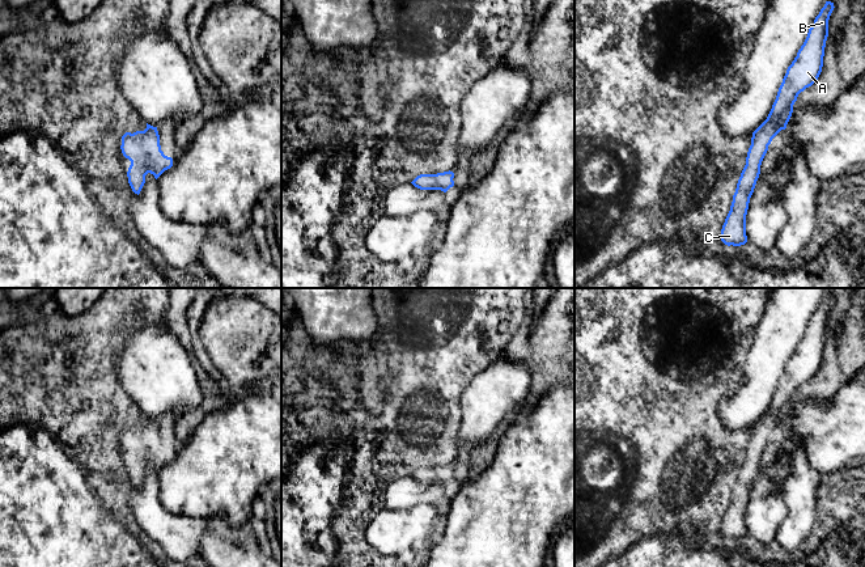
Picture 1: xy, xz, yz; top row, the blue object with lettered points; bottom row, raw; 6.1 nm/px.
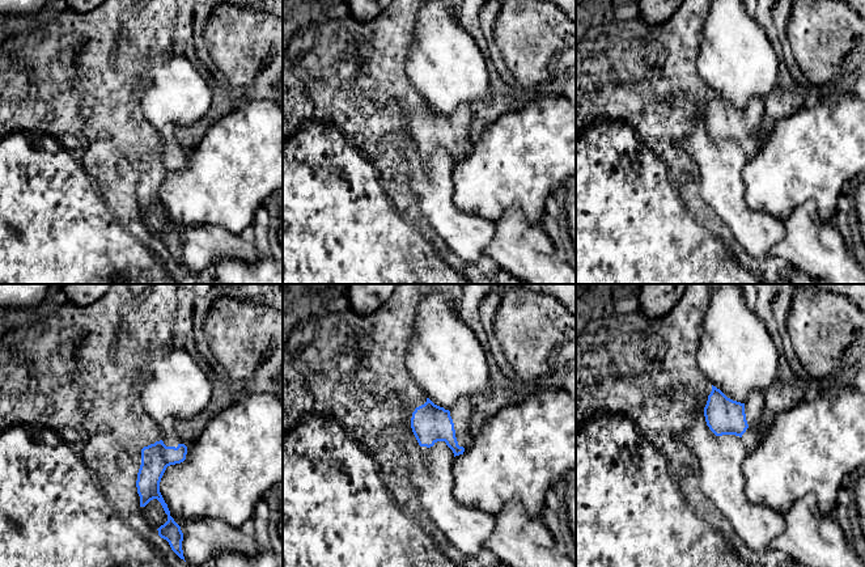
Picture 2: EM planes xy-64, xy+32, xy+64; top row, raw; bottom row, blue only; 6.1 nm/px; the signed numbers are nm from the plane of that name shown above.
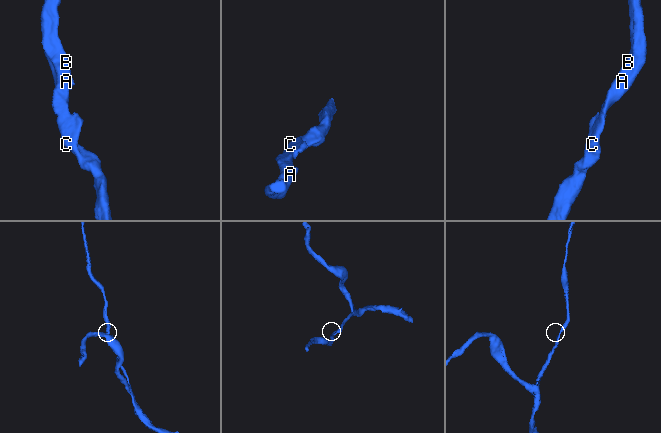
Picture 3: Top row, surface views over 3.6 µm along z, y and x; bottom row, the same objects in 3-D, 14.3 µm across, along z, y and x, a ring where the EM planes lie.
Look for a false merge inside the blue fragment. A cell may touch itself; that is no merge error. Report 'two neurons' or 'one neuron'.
one neuron

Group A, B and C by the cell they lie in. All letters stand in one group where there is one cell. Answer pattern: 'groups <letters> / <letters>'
groups A B C

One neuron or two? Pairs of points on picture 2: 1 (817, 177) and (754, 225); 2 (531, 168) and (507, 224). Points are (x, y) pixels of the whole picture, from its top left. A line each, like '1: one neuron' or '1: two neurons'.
1: two neurons
2: two neurons

